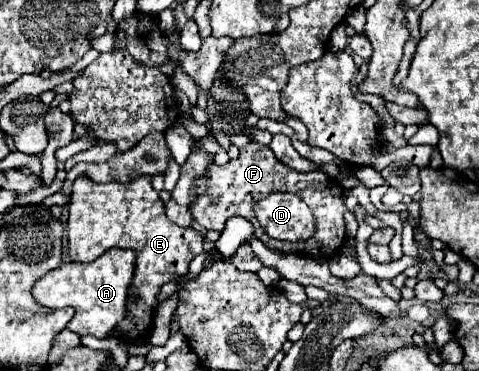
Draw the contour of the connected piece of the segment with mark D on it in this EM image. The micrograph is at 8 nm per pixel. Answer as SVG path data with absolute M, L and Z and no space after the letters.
M273 193L255 205L261 227L273 239L303 241L313 235L315 221L311 209L291 193Z

